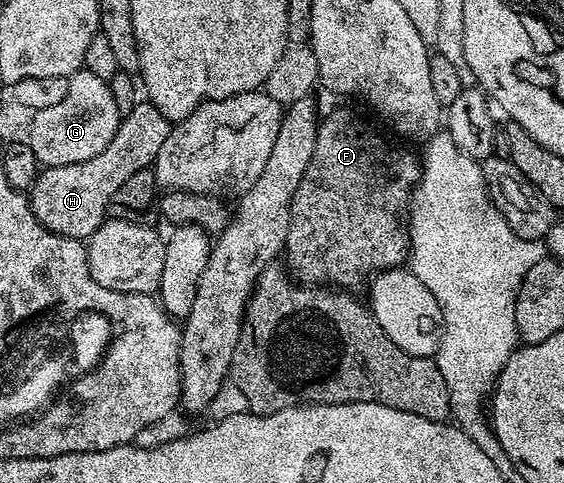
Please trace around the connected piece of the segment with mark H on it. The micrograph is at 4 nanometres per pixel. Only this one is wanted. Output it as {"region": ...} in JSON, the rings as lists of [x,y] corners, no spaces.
{"region":[[[137,102],[130,114],[121,119],[110,146],[102,154],[94,154],[86,162],[41,171],[30,189],[30,203],[38,222],[59,236],[87,241],[109,215],[112,199],[120,187],[138,170],[155,165],[158,150],[162,150],[162,142],[166,142],[171,129],[172,124],[162,110],[150,102]]]}

